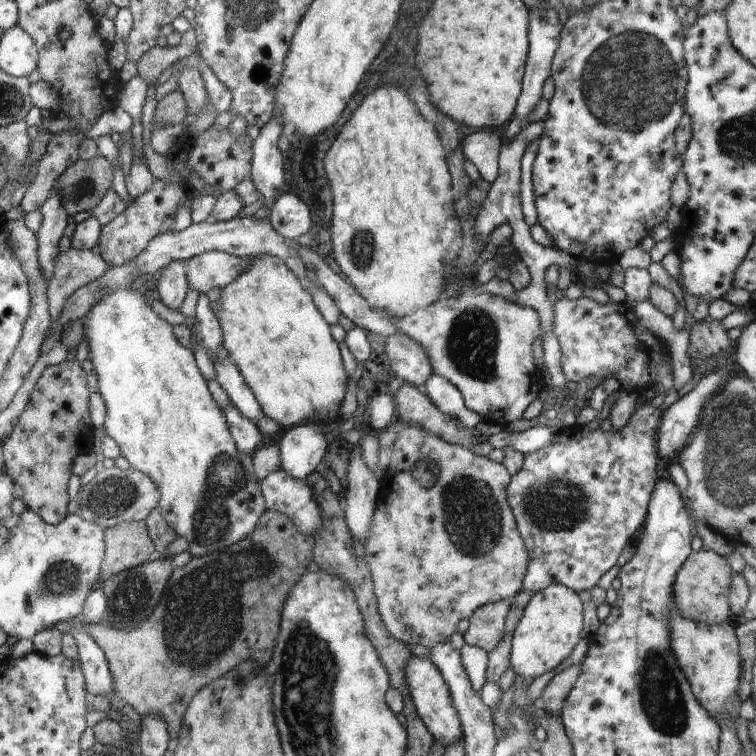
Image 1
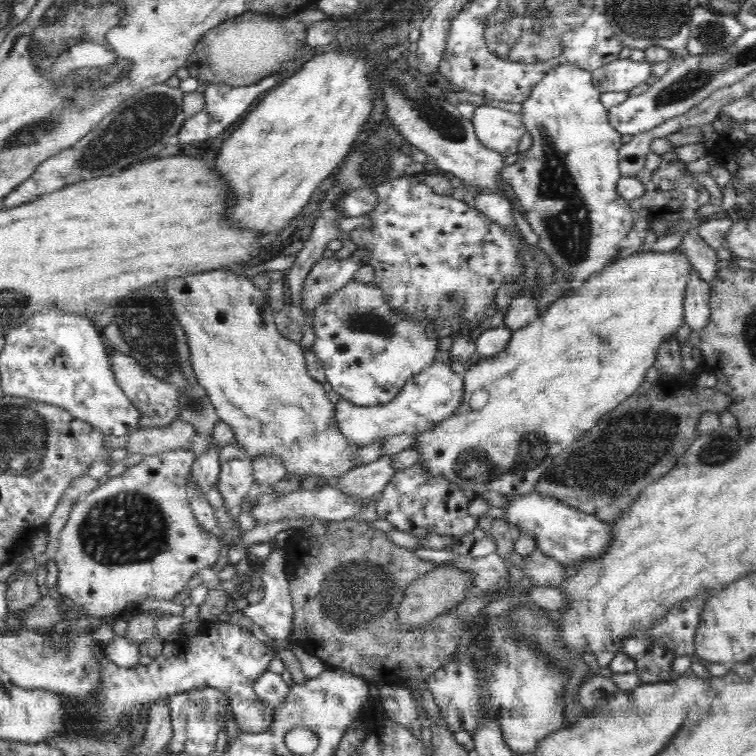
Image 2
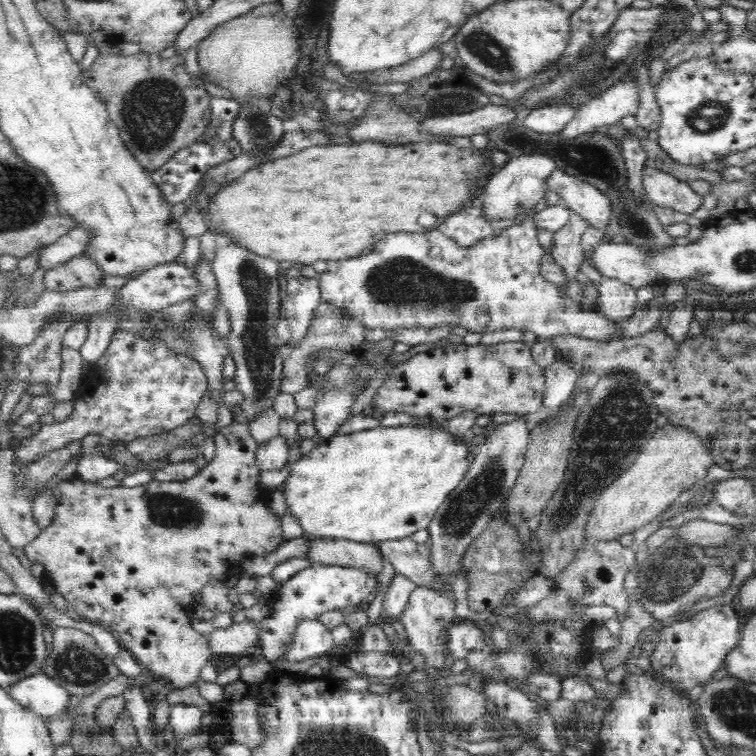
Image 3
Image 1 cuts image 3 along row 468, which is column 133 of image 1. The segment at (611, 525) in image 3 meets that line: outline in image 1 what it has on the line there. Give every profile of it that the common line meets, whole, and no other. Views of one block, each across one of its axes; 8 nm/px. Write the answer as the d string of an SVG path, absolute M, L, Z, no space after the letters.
M275 510L266 511L264 512L264 516L262 516L260 522L258 522L256 530L254 530L253 534L248 538L242 539L241 542L232 544L232 546L225 548L225 550L222 549L221 551L216 551L207 555L192 557L187 564L184 564L184 566L176 566L174 574L170 578L164 594L161 596L161 600L157 604L156 608L154 608L154 612L152 612L152 614L150 614L150 616L148 616L140 626L127 631L116 628L114 625L107 623L104 621L104 618L96 624L85 622L84 616L79 618L78 621L84 626L86 632L90 634L92 639L101 645L102 650L105 652L105 656L109 661L109 668L113 673L113 681L115 682L114 686L117 690L117 695L123 700L124 704L132 706L132 708L134 708L134 710L136 710L136 712L141 716L148 714L162 715L168 725L170 736L177 738L180 734L180 728L182 727L182 720L184 720L186 710L188 710L190 704L192 704L193 696L196 695L202 687L204 687L204 684L207 685L208 682L212 683L214 678L218 678L218 676L226 674L236 666L243 668L244 660L254 658L254 654L256 654L254 644L256 644L258 648L264 648L264 650L268 652L268 662L270 662L272 652L275 652L272 648L276 647L274 640L278 640L278 636L280 636L285 602L289 598L290 591L292 591L296 584L300 582L302 575L304 575L306 570L308 570L308 562L310 562L310 558L312 558L312 548L314 548L312 539L312 535L302 534L293 525L293 521L291 521L285 514Z

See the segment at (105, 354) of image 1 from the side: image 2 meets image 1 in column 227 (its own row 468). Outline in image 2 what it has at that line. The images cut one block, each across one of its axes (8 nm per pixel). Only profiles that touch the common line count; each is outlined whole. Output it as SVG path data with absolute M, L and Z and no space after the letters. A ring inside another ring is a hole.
M648 250L642 254L633 254L610 264L607 268L590 276L575 291L566 293L552 303L536 320L525 327L514 330L510 342L505 349L488 359L482 358L477 364L461 369L464 383L464 394L461 405L448 418L436 423L430 430L417 433L413 444L414 450L419 450L418 468L430 479L446 480L449 484L459 486L468 492L498 492L498 494L529 494L535 490L536 482L540 480L544 472L553 464L554 458L559 457L564 450L580 440L586 430L596 426L600 418L606 418L610 410L614 410L621 401L631 397L639 389L640 382L644 381L647 370L654 366L660 345L669 339L676 329L684 322L684 302L686 298L686 286L692 278L693 268L688 260L678 250ZM478 390L486 390L489 399L478 410L469 406L470 397Z

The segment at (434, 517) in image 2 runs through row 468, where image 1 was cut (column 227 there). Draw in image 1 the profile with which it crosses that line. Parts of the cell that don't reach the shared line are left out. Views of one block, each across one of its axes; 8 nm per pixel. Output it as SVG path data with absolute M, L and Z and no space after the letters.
M231 401L227 404L224 413L238 450L248 456L254 454L262 440L262 433L256 422L240 414Z

